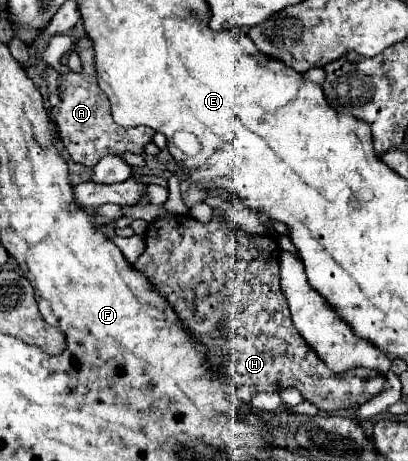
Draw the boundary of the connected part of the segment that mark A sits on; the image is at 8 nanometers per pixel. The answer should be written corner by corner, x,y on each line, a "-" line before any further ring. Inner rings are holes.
79,38
75,42
75,50
81,56
83,72
81,74
63,74
59,78
59,96
61,104
51,110
51,120
57,126
57,134
69,152
71,160
93,168
103,156
107,154
121,154
121,152
135,152
143,154
145,144
153,142
155,132
147,126
137,128
123,128
117,126
109,112
109,98
103,94
103,90
97,84
97,72
95,72
95,56
93,56
93,42
91,38

